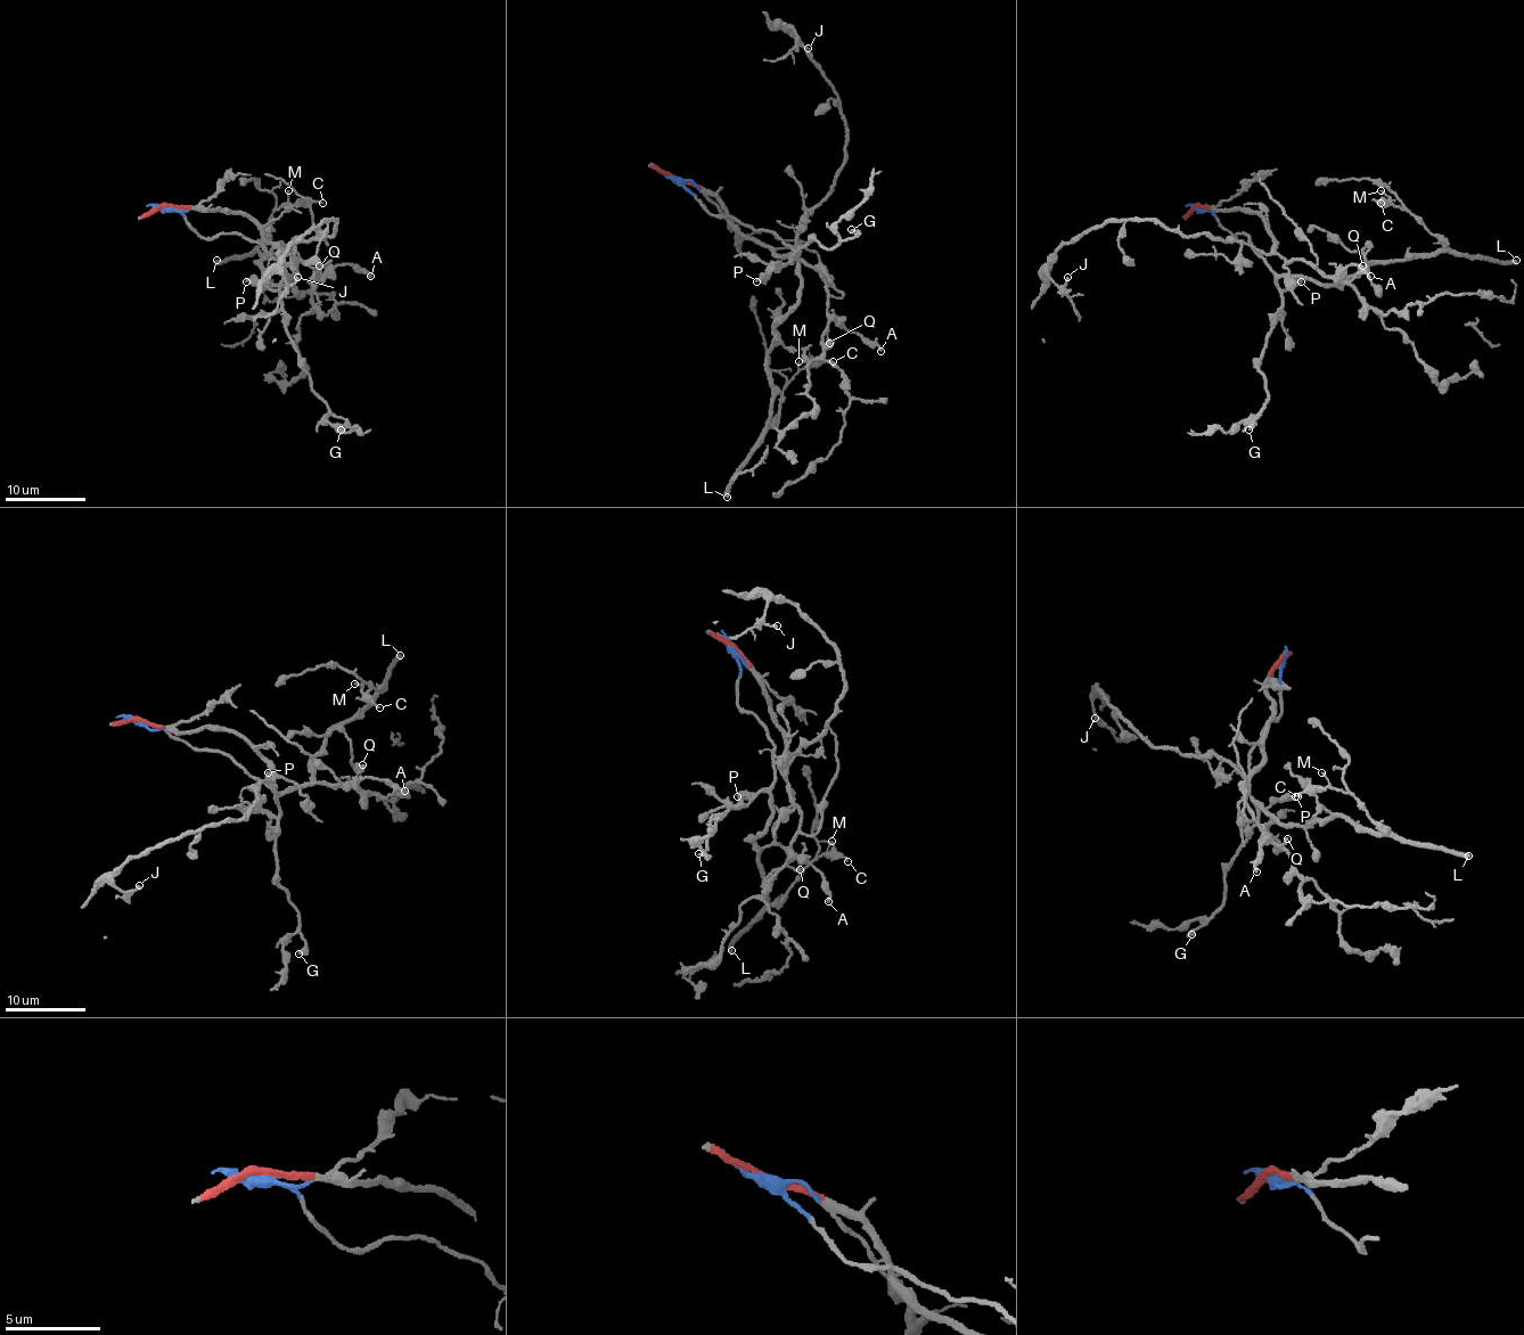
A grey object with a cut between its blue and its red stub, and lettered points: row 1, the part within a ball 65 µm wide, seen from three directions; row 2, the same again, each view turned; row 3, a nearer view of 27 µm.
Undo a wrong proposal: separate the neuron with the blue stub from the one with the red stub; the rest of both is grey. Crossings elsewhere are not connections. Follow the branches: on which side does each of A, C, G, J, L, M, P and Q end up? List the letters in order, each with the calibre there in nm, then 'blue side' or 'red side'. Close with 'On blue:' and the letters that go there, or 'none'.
A: calibre 220 nm; red side
C: calibre 130 nm; blue side
G: calibre 300 nm; blue side
J: calibre 130 nm; red side
L: calibre 420 nm; blue side
M: calibre 110 nm; blue side
P: calibre 380 nm; blue side
Q: calibre 240 nm; red side
On blue: C, G, L, M, P

